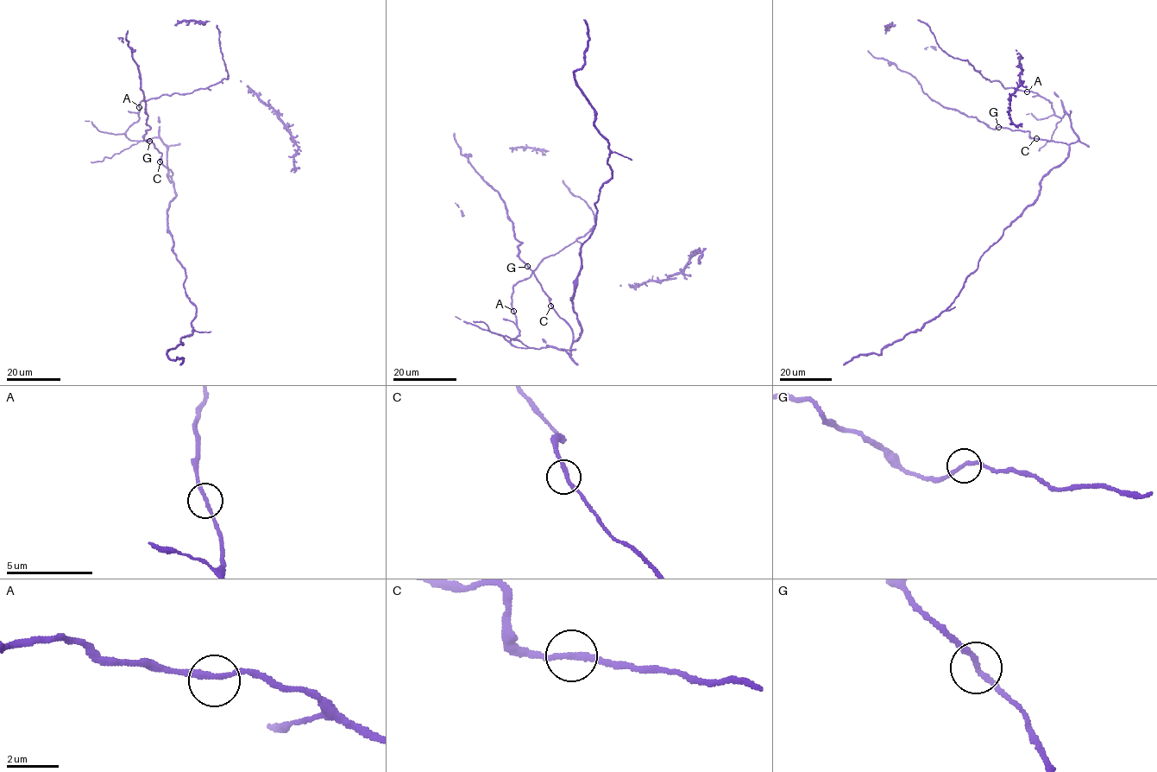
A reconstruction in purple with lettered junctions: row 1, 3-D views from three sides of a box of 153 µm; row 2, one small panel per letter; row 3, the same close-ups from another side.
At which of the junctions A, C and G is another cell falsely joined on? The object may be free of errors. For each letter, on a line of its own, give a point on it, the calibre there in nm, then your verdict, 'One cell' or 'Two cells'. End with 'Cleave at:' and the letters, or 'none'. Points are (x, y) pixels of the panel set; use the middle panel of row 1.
A: Place: (513, 311). Thickness 200 nm. One cell
C: Place: (550, 306). Thickness 220 nm. One cell
G: Place: (527, 266). Thickness 220 nm. One cell
Cleave at: none

